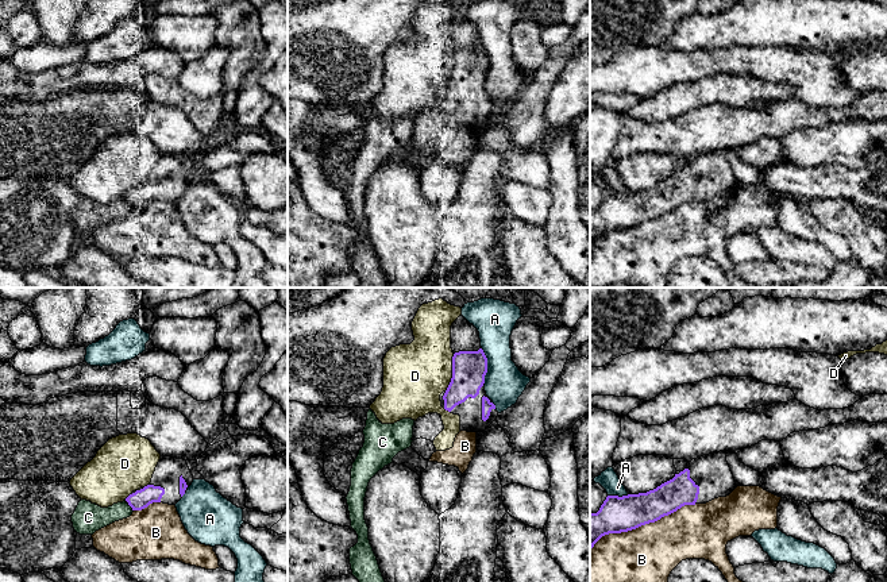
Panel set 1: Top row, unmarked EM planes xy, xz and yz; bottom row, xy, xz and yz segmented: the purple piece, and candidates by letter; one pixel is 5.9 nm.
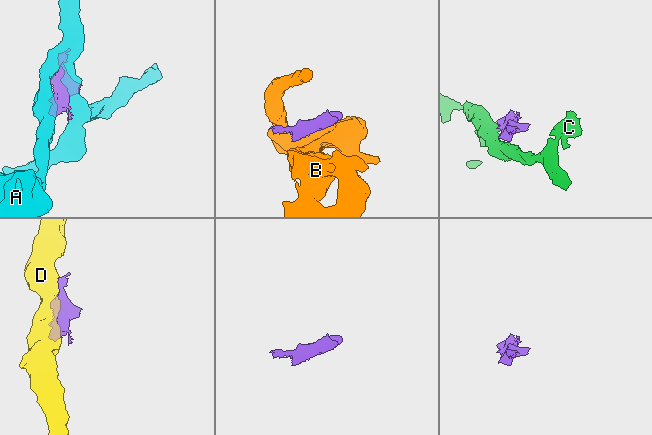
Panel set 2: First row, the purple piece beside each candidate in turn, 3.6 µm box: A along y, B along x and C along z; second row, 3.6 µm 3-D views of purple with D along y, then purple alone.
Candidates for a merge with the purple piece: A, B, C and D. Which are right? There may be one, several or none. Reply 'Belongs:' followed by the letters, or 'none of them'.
Belongs: none of them

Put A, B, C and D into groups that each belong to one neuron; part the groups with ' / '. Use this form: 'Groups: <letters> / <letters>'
Groups: A / B / C / D

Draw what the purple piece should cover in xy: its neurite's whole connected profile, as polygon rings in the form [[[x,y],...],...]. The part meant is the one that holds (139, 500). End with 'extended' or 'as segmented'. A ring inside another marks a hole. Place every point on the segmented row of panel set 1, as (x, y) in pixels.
[[[161,456],[151,482],[132,492],[126,502],[132,510],[142,510],[153,502],[176,505],[193,482],[186,460]]] | extended

